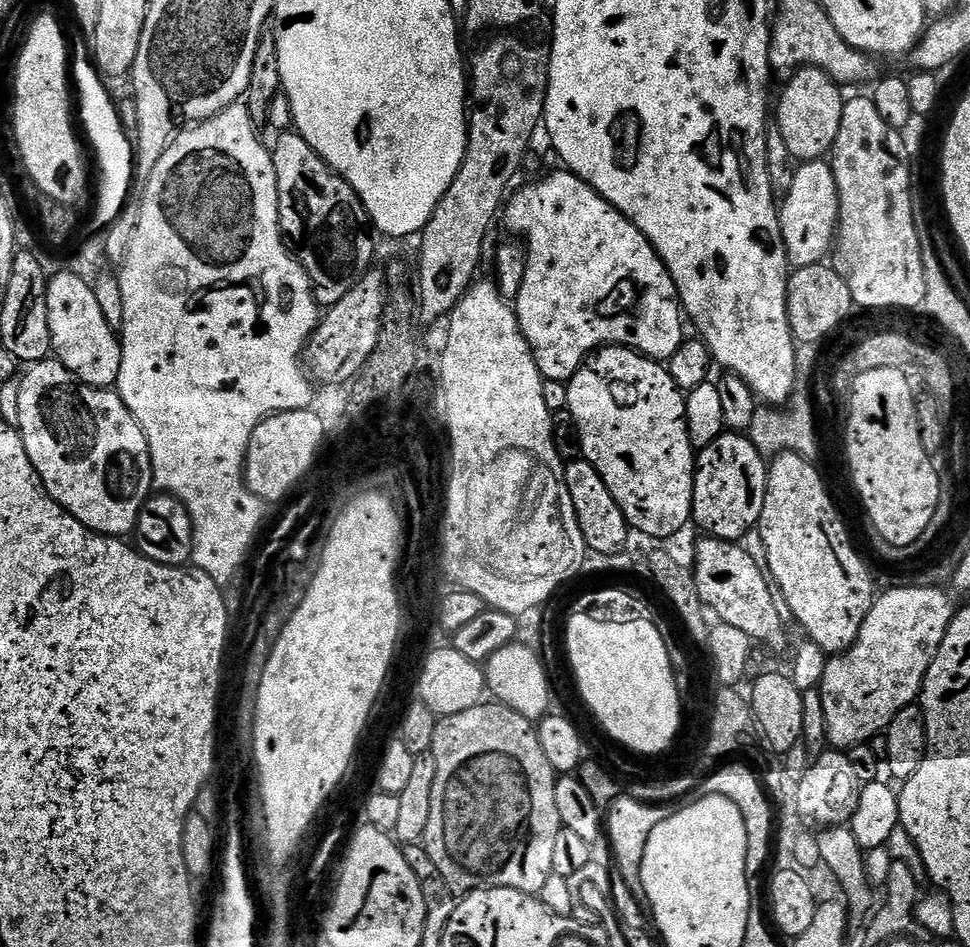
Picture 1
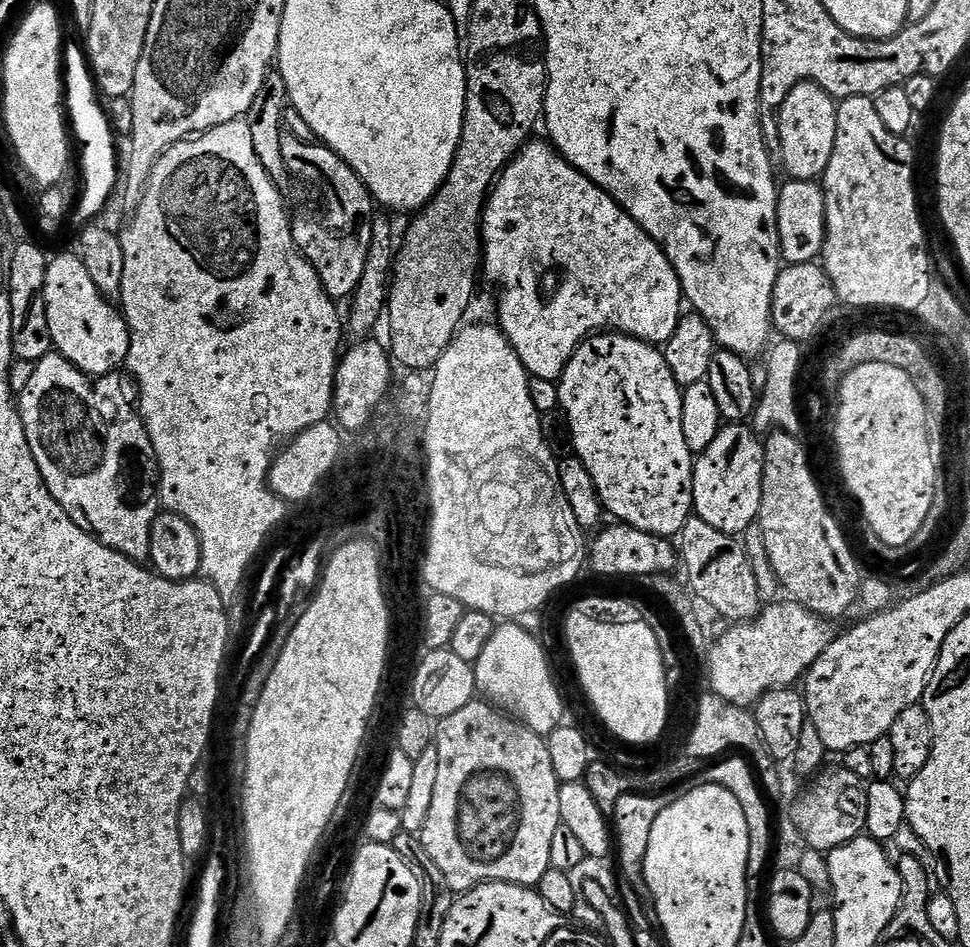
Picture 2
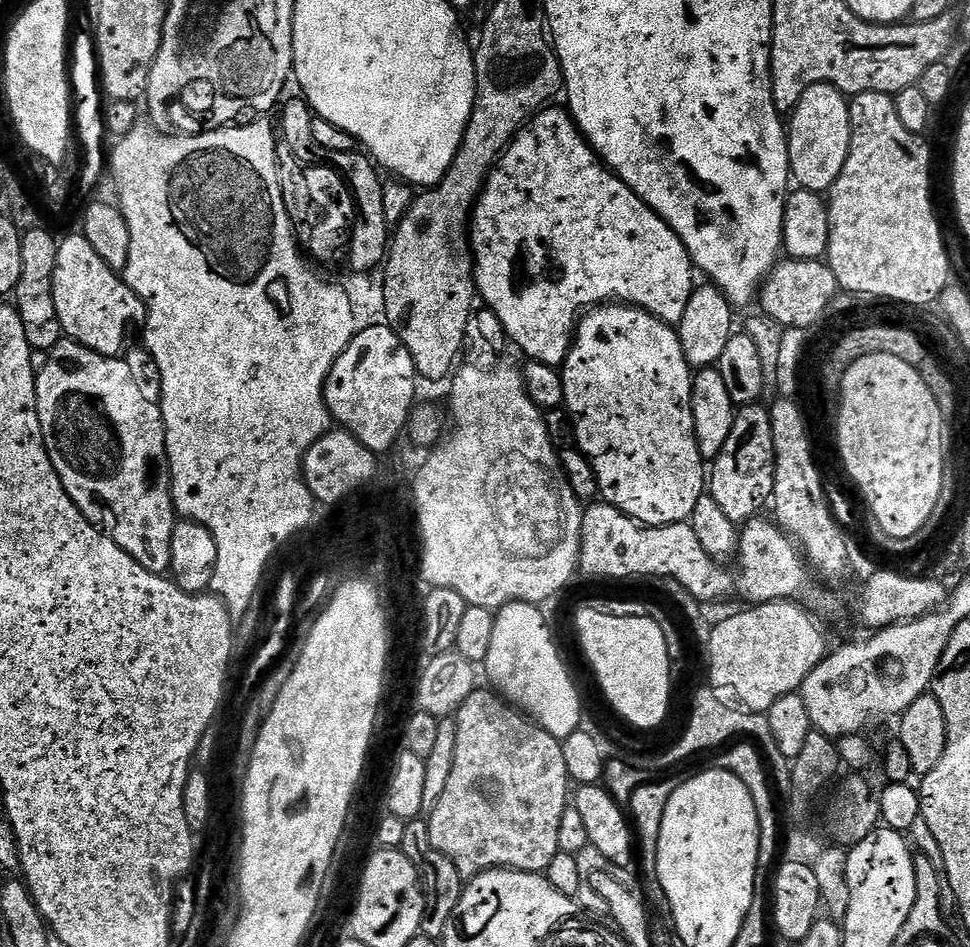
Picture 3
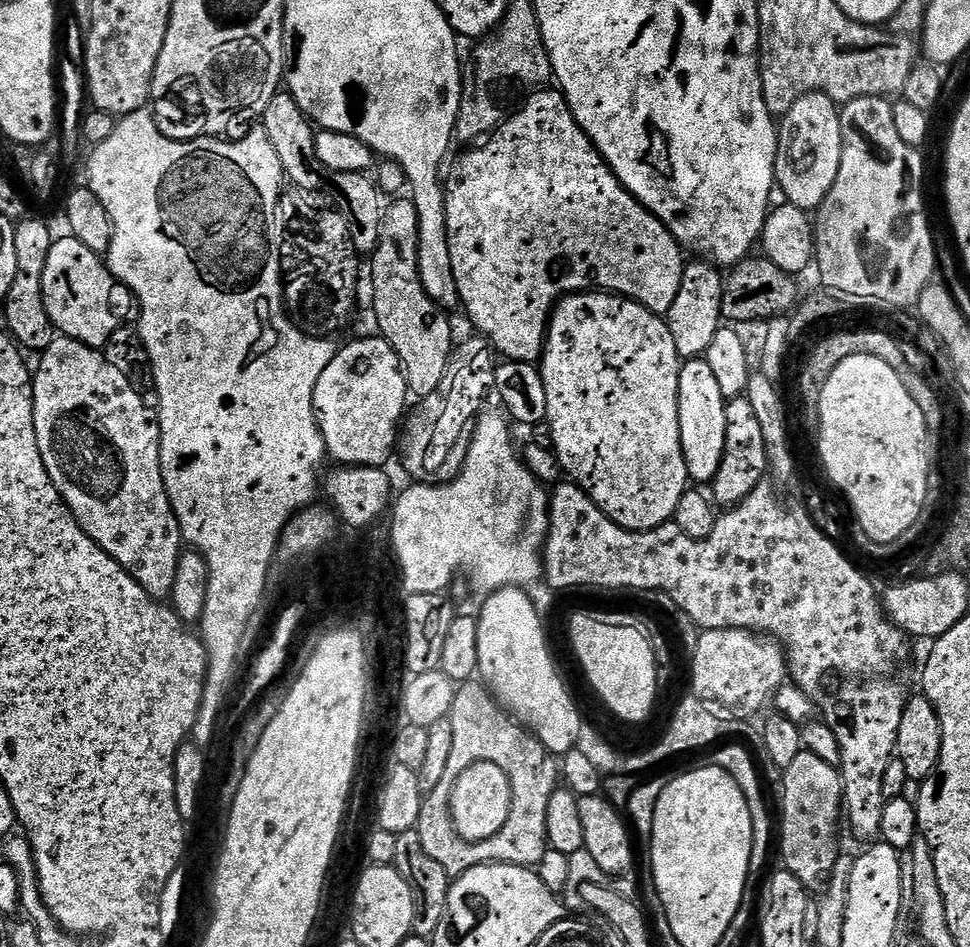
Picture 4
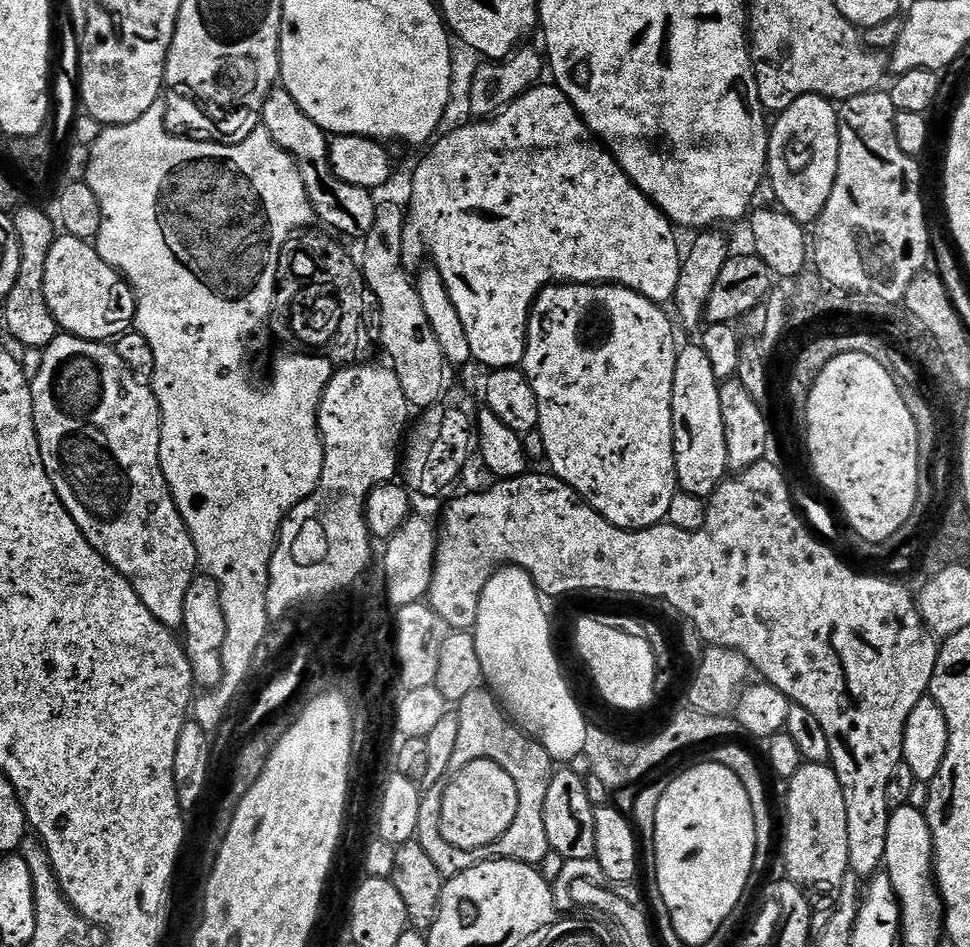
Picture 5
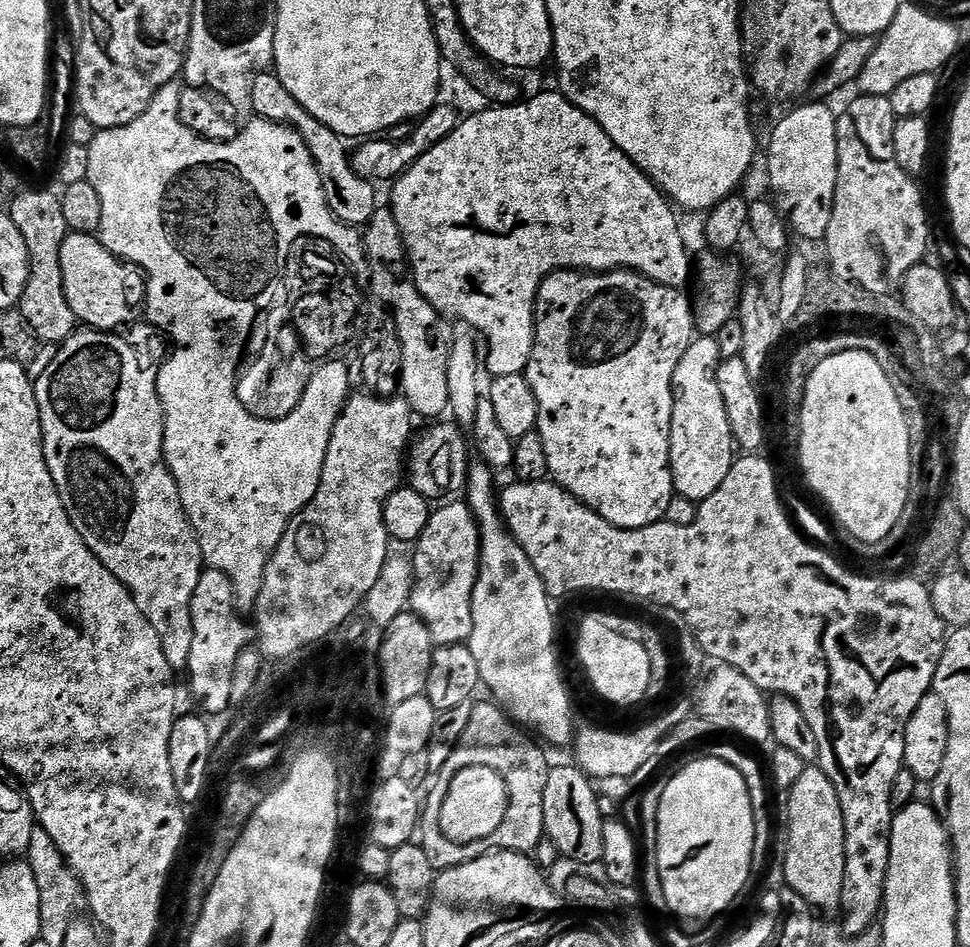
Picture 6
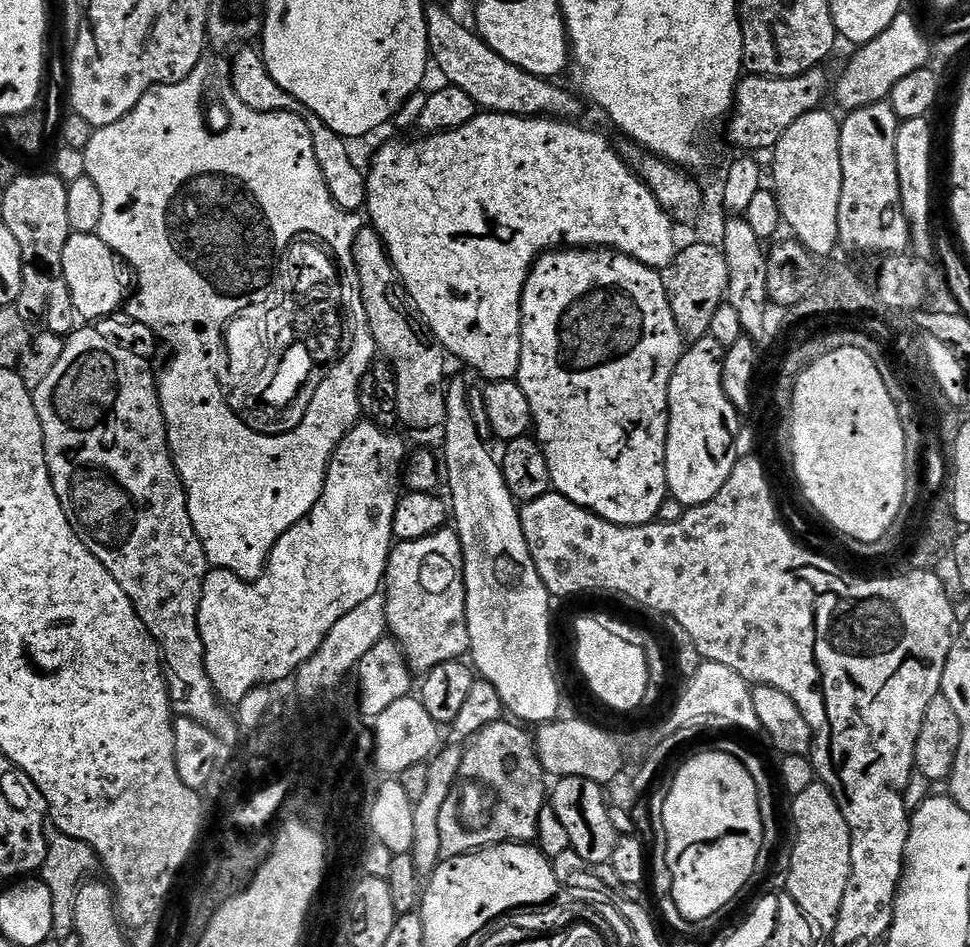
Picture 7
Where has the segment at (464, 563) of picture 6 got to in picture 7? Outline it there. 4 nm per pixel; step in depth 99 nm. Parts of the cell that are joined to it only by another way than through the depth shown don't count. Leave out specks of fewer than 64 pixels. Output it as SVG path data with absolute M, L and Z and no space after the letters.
M445 526L438 532L431 532L426 538L399 541L388 555L382 593L385 600L387 631L391 639L404 651L404 660L413 673L427 674L434 670L434 666L461 659L469 651L466 602L462 598L460 539L451 527Z

